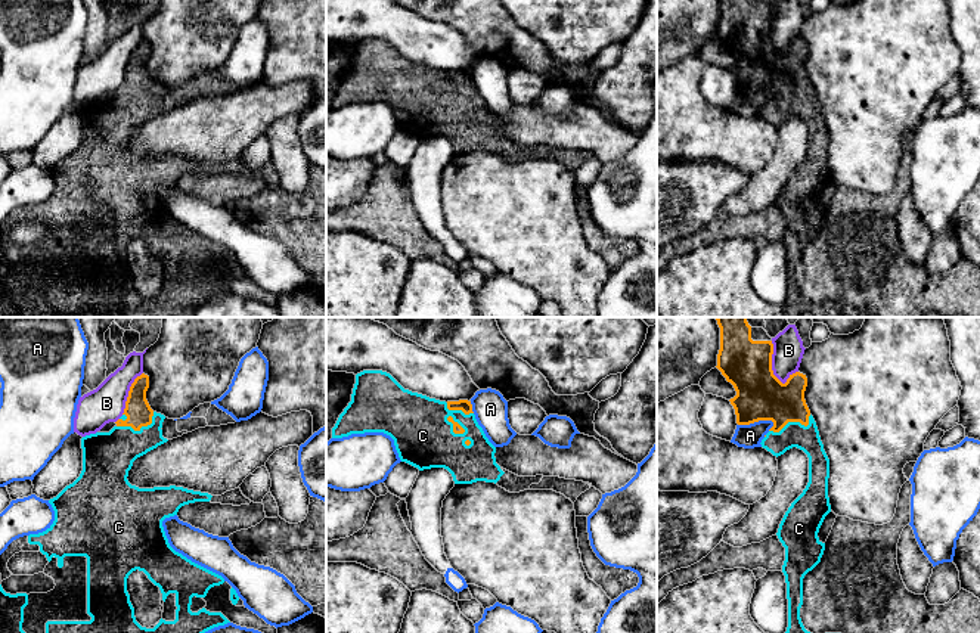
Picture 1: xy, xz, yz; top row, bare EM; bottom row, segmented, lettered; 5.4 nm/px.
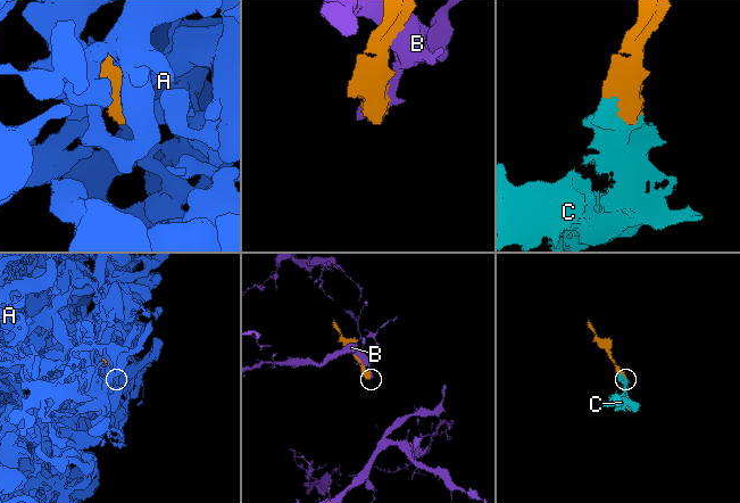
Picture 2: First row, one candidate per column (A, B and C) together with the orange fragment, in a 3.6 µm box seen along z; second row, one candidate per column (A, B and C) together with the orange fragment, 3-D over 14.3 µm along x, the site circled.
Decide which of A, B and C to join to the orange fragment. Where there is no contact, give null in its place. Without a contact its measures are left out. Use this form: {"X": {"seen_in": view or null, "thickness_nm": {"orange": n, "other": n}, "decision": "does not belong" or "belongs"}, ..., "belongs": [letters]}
{"A": {"seen_in": "yz", "thickness_nm": {"orange": 280, "other": 130}, "decision": "does not belong"}, "B": {"seen_in": "yz", "thickness_nm": {"orange": 280, "other": 170}, "decision": "does not belong"}, "C": {"seen_in": "yz", "thickness_nm": {"orange": 280, "other": 140}, "decision": "belongs"}, "belongs": ["C"]}

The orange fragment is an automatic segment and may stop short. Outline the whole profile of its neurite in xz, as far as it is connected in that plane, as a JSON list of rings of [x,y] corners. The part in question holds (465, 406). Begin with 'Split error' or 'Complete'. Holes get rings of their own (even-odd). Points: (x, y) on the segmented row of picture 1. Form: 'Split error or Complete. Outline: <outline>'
Split error. Outline: [[[382,370],[356,375],[351,401],[332,428],[332,438],[365,432],[390,435],[401,462],[419,471],[444,468],[455,484],[486,481],[509,493],[553,490],[573,503],[592,487],[559,477],[518,477],[500,468],[471,401],[446,403],[412,392]]]

